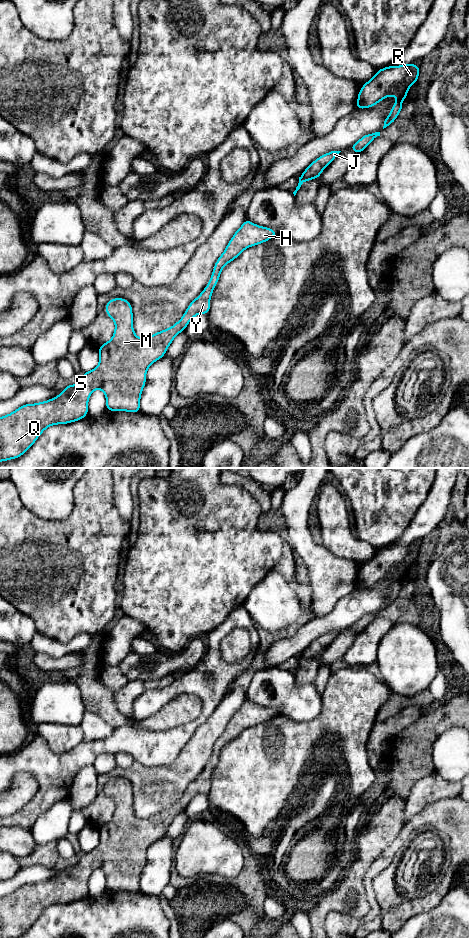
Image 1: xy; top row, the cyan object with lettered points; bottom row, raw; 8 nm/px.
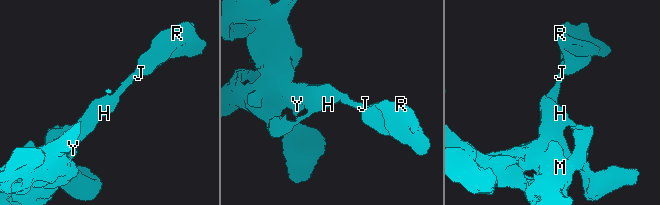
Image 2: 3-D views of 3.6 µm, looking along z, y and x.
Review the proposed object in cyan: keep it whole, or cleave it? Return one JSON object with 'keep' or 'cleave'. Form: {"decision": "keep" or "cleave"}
{"decision": "keep"}

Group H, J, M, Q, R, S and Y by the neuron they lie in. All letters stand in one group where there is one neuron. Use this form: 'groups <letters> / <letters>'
groups H J M Q R S Y

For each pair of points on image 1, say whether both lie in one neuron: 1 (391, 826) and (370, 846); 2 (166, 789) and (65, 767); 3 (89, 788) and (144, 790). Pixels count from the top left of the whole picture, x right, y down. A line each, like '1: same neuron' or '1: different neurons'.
1: same neuron
2: different neurons
3: different neurons

